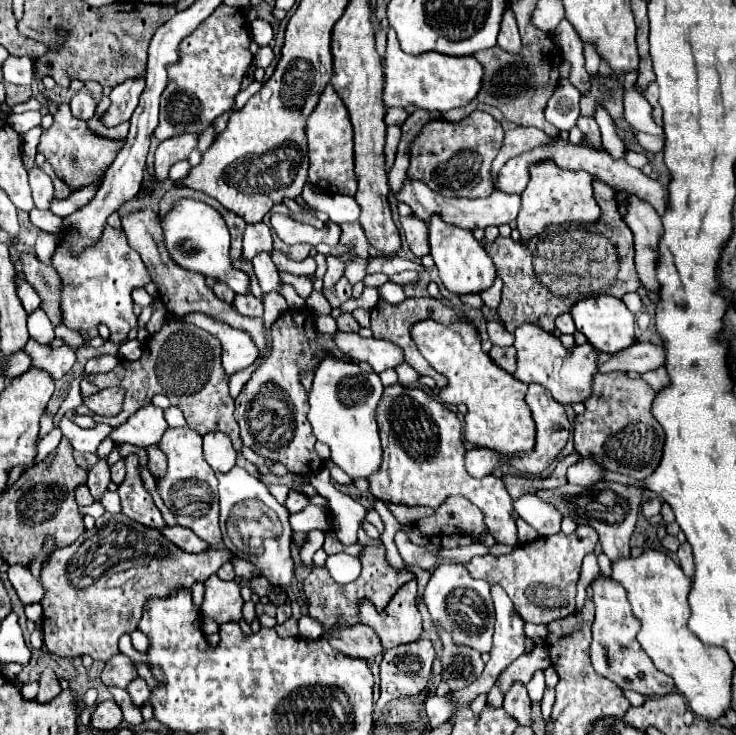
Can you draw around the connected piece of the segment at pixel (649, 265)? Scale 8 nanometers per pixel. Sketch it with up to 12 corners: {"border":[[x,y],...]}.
{"border":[[631,195],[623,221],[635,237],[635,267],[645,289],[659,295],[655,275],[663,223]]}

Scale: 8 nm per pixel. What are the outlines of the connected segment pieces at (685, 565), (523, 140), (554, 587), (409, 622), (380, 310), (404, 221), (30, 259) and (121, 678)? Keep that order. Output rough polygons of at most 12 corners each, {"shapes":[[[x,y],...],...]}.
{"shapes":[[[683,543],[677,551],[679,565],[689,577],[693,577],[691,545]],[[535,127],[505,131],[493,161],[493,185],[499,169],[515,155],[545,145],[551,139]],[[579,525],[473,557],[467,571],[499,585],[525,623],[575,611],[595,529]],[[407,581],[381,613],[359,599],[359,623],[385,649],[413,643],[423,633],[415,607],[417,581]],[[433,297],[385,301],[371,309],[375,339],[399,345],[419,375],[447,385],[419,355],[409,327],[421,319],[465,319]],[[415,215],[401,217],[409,249],[429,253],[427,223]],[[35,253],[21,255],[27,281],[43,299],[41,309],[61,325],[59,275],[39,263]],[[113,655],[105,663],[103,683],[125,689],[137,667],[127,655]]]}

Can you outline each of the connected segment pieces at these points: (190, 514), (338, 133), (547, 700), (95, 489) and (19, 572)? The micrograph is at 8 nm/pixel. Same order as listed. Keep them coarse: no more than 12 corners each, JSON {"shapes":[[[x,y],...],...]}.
{"shapes":[[[165,431],[157,479],[179,525],[221,543],[217,477],[203,437]],[[331,85],[307,119],[309,183],[357,191],[353,127]],[[545,687],[541,711],[551,717],[555,703],[555,689]],[[99,461],[89,471],[87,487],[95,501],[109,485],[109,465]],[[11,565],[7,575],[23,605],[43,599],[41,581],[29,567]]]}

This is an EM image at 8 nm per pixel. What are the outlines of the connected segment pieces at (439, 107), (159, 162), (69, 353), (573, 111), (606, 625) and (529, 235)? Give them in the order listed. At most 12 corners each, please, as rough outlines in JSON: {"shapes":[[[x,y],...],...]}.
{"shapes":[[[389,29],[385,107],[439,113],[479,95],[473,55],[417,57]],[[197,135],[163,141],[155,151],[153,181],[165,181],[169,167],[189,157]],[[29,339],[31,367],[61,379],[75,363],[67,345],[43,347]],[[567,77],[551,95],[545,117],[571,131],[579,119],[579,91]],[[591,581],[591,663],[621,689],[673,693],[637,641],[621,583]],[[531,165],[517,229],[529,243],[549,225],[597,223],[587,171]]]}

